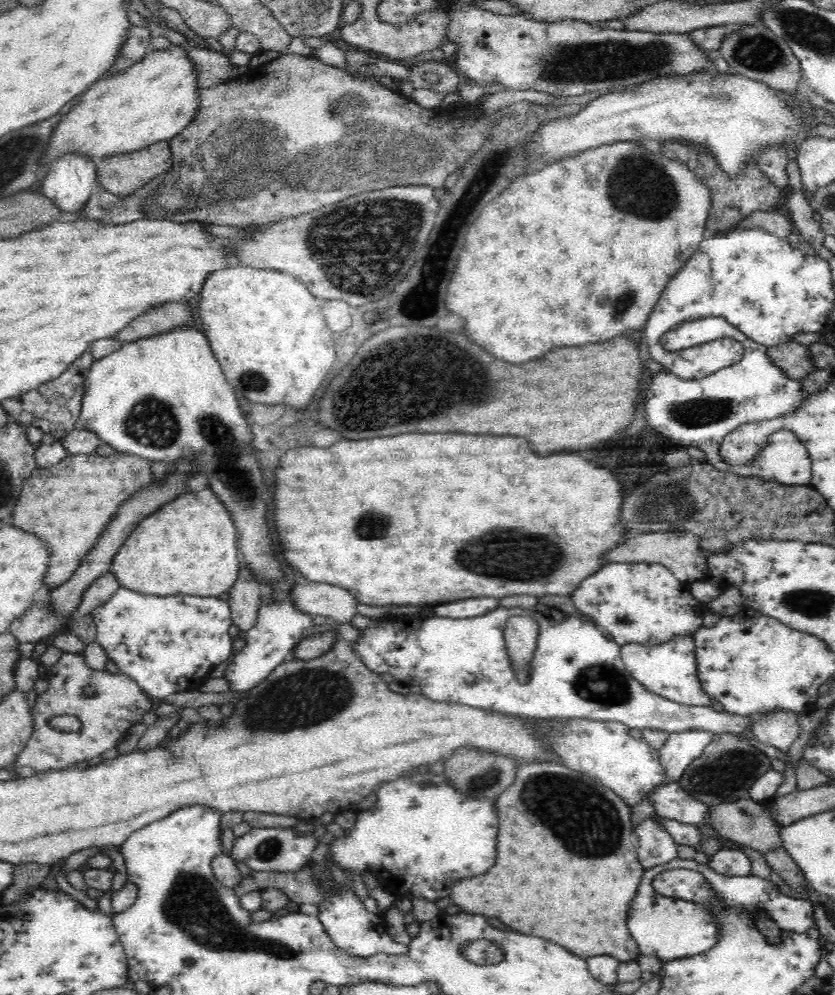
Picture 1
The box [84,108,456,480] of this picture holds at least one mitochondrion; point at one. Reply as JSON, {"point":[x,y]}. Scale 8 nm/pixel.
{"point":[240,158]}

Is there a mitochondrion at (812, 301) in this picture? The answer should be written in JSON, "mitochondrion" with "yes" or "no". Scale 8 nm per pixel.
{"mitochondrion":"no"}

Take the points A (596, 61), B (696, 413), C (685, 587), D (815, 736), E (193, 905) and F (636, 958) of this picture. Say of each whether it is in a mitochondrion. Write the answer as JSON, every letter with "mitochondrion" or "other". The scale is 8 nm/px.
{"A":"mitochondrion","B":"mitochondrion","C":"other","D":"other","E":"mitochondrion","F":"other"}

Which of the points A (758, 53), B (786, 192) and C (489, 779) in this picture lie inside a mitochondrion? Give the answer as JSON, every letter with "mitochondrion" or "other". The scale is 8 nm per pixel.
{"A":"mitochondrion","B":"other","C":"mitochondrion"}

